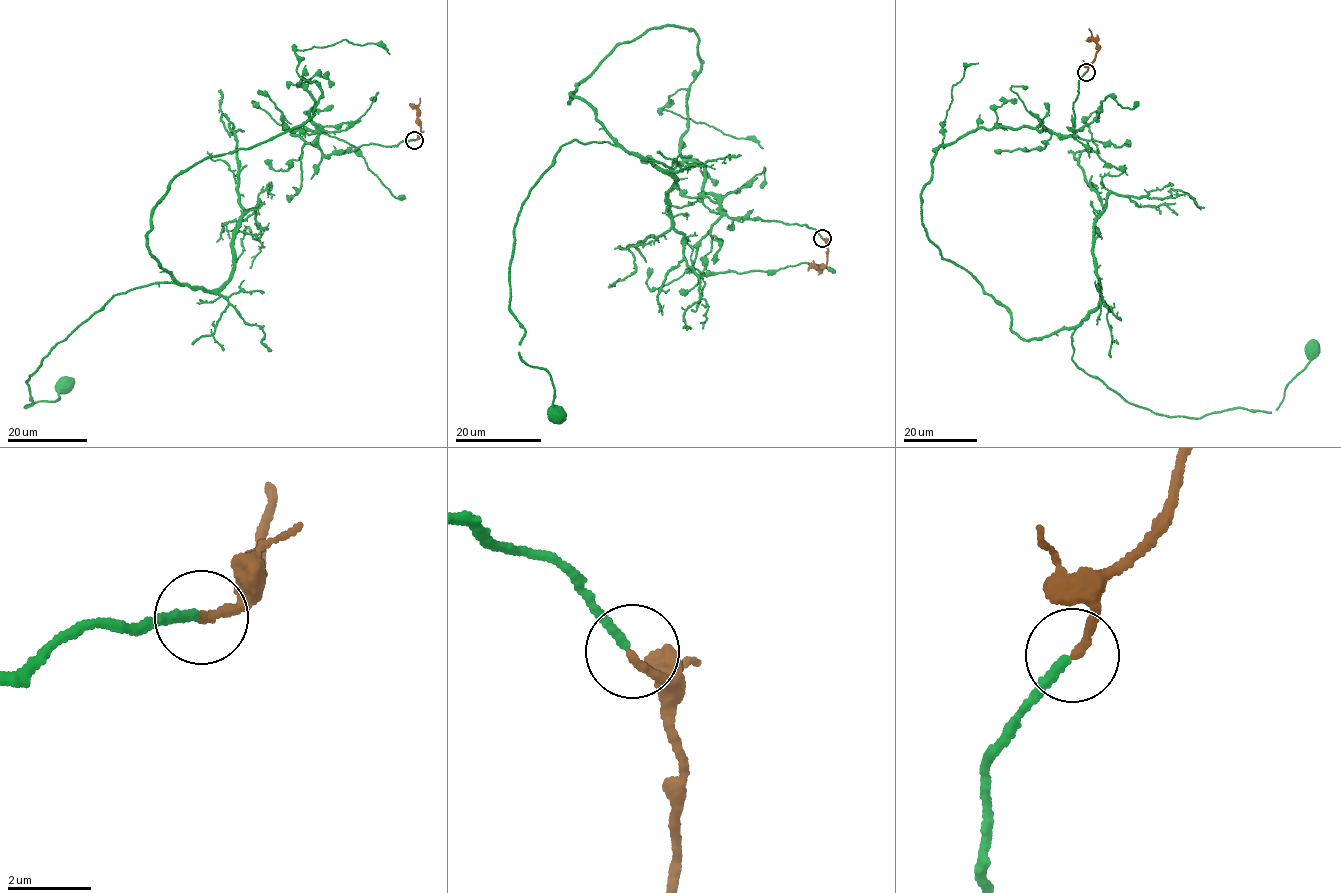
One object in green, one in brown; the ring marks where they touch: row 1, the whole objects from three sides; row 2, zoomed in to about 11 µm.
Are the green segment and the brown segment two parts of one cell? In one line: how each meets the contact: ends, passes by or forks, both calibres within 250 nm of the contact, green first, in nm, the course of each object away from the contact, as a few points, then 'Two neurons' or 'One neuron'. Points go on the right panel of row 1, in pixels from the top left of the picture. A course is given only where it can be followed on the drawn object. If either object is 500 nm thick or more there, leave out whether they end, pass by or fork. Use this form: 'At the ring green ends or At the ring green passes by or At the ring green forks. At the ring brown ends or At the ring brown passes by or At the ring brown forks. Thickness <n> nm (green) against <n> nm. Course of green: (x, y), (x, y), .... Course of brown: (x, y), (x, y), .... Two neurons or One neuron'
At the ring green ends. At the ring brown ends. Thickness 240 nm (green) against 200 nm. Course of green: (1086, 72), (1073, 137), (936, 150), (941, 256), (1163, 415), (1270, 412), (1313, 349). Course of brown: (1086, 71), (1099, 49), (1088, 28). One neuron

